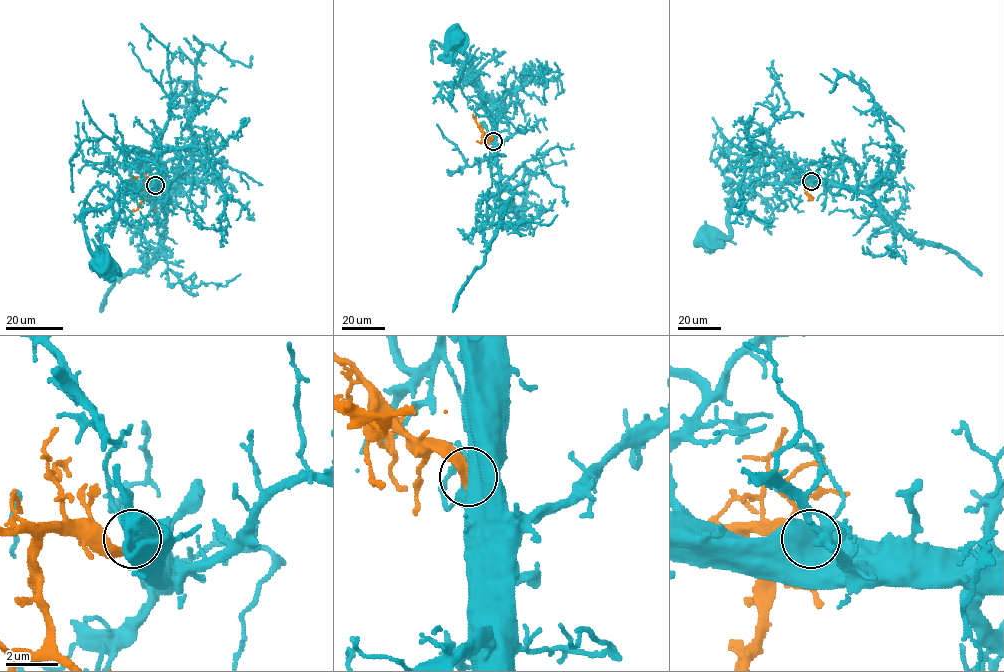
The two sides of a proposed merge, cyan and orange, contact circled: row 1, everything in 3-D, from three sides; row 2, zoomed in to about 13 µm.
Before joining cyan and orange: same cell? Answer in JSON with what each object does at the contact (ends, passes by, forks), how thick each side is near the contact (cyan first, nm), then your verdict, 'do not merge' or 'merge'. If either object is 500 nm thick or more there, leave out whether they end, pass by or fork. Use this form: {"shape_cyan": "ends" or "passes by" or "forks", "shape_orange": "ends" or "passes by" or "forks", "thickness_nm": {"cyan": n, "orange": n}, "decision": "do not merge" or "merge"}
{"shape_cyan": "forks", "shape_orange": "ends", "thickness_nm": {"cyan": 340, "orange": 340}, "decision": "merge"}

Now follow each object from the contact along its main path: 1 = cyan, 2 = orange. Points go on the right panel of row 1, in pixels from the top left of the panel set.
1: (811, 181), (738, 187), (727, 201), (729, 235), (714, 236), (709, 242)
2: (811, 181), (806, 181), (806, 193), (813, 198), (811, 200)

